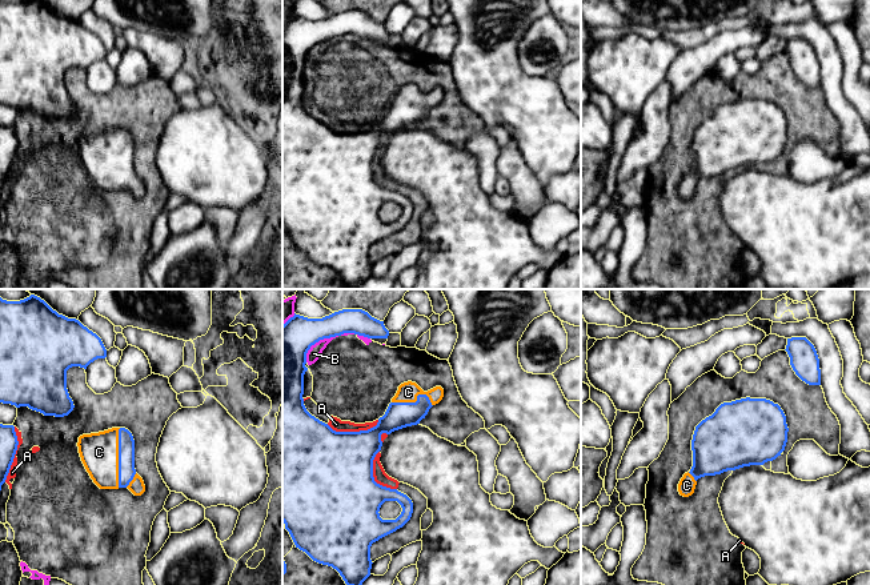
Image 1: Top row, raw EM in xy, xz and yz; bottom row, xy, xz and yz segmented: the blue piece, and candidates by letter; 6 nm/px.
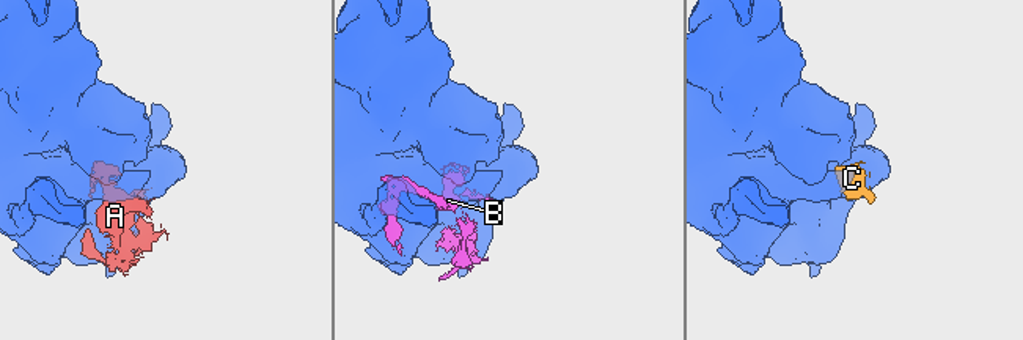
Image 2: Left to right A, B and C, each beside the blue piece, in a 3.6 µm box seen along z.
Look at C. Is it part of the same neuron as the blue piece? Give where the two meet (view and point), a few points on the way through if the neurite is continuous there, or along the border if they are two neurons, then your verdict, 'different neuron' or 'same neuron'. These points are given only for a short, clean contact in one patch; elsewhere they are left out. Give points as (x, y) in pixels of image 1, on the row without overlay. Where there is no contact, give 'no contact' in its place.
xy (119, 159) | across xy (127, 172), (119, 159), (109, 159), (99, 153) | same neuron

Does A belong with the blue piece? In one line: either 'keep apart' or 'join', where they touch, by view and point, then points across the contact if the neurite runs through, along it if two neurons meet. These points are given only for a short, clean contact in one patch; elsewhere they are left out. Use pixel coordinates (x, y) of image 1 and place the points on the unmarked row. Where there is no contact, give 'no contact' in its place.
keep apart | xy (15, 155)

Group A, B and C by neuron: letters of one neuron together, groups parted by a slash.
A B / C

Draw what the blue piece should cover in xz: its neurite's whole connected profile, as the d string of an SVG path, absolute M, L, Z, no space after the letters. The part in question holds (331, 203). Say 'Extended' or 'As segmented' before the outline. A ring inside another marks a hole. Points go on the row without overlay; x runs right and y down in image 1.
Extended. M342 11L322 20L308 20L294 15L282 27L282 224L296 249L305 253L313 263L336 271L348 288L360 289L370 277L372 245L402 229L413 215L413 204L406 196L374 183L373 161L382 148L381 136L390 136L394 132L420 125L429 111L442 101L444 91L436 88L424 93L416 84L404 84L398 88L396 97L376 128L360 133L333 132L306 112L302 100L304 76L309 68L306 55L310 48L320 41L344 35L364 37L381 47L386 47L389 37L384 23L372 19L362 11ZM385 203L397 203L401 207L402 213L396 221L382 221L380 219L378 213Z

